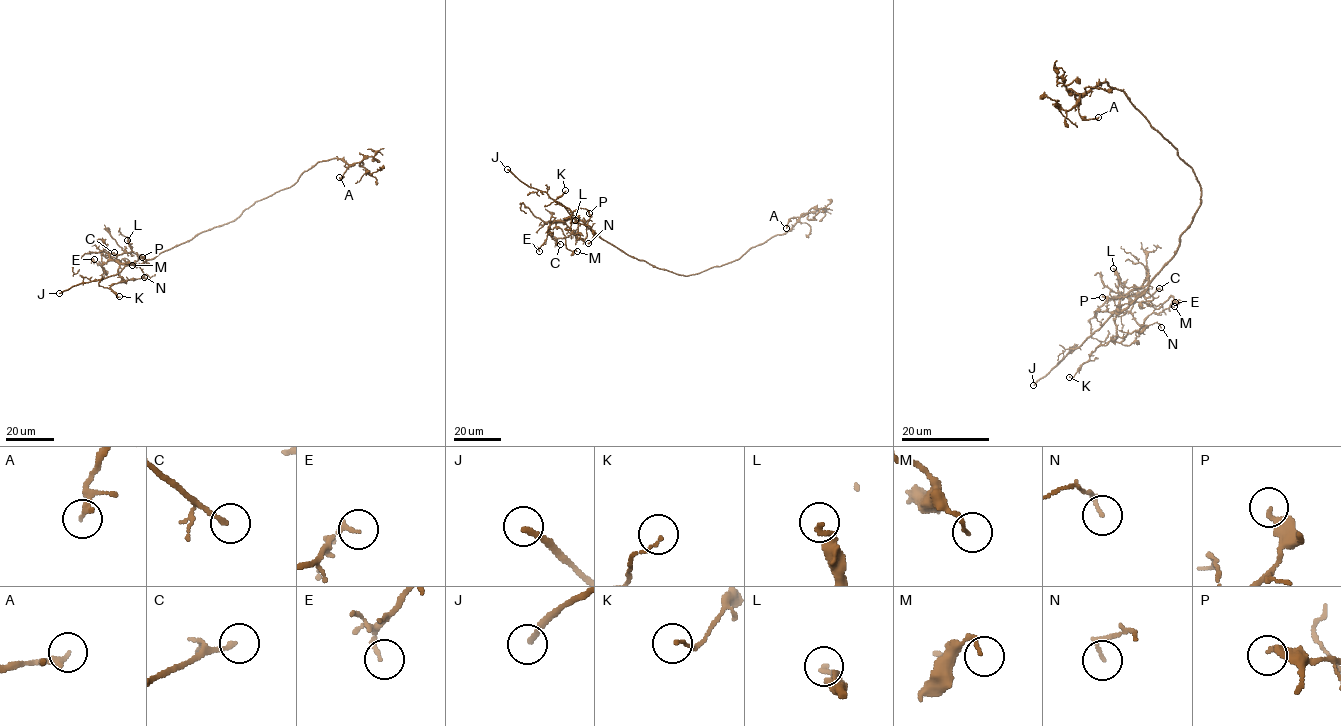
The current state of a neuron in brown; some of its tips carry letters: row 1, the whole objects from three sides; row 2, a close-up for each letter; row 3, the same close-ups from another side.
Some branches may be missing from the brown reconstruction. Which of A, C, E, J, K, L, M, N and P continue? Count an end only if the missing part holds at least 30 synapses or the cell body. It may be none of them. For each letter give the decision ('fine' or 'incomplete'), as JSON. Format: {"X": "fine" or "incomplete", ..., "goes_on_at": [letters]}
{"A": "fine", "C": "fine", "E": "fine", "J": "incomplete", "K": "fine", "L": "fine", "M": "fine", "N": "fine", "P": "fine", "goes_on_at": ["J"]}

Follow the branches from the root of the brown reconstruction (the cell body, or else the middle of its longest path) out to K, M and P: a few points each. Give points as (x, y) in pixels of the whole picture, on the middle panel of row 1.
K: (675, 273), (624, 253), (595, 234), (582, 221), (564, 218), (572, 213), (555, 200), (565, 190)
M: (675, 273), (624, 253), (582, 221), (557, 221), (565, 246), (577, 251)
P: (675, 273), (624, 253), (582, 221), (556, 221), (585, 239), (589, 213)

